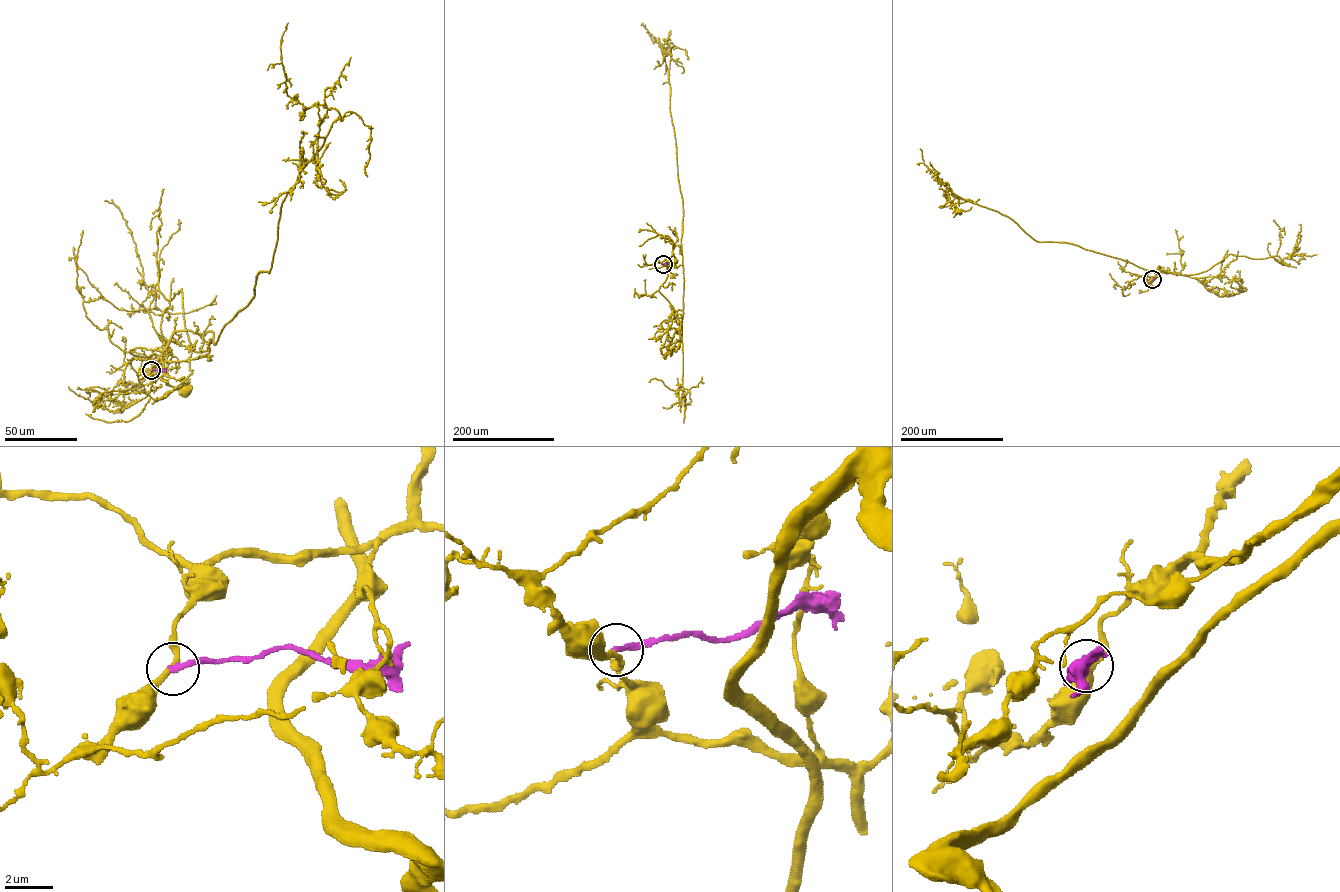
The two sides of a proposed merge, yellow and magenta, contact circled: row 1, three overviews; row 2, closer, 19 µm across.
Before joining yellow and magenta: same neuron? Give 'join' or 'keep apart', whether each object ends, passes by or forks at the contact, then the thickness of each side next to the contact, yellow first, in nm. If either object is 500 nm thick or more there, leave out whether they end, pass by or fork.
keep apart; yellow passes by; magenta ends; calibres 260 and 220 nm

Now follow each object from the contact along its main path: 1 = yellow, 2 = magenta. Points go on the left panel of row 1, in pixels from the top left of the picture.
1: (151, 370), (155, 363), (166, 361), (165, 349), (158, 372), (161, 378), (175, 387), (189, 388), (186, 389)
2: (151, 370), (166, 368)

